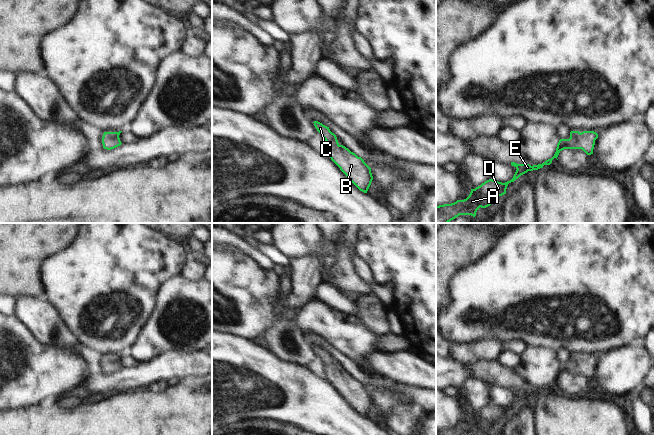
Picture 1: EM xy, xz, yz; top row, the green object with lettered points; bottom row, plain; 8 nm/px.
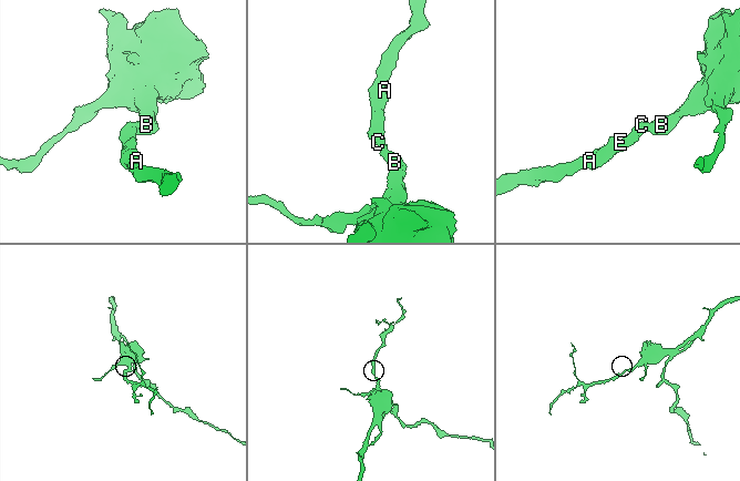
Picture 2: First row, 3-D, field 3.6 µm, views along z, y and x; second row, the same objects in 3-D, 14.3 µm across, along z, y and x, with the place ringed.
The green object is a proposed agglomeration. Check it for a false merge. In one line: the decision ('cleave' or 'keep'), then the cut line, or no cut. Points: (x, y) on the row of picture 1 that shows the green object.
keep | no cut

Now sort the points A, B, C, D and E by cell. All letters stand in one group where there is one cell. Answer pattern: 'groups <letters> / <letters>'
groups A B C D E

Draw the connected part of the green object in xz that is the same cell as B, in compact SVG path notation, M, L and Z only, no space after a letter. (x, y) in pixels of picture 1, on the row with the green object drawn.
M318 121L313 123L327 142L327 155L360 191L367 193L373 180L371 168L361 157L358 157L345 146L340 145L336 135L330 131L329 127Z

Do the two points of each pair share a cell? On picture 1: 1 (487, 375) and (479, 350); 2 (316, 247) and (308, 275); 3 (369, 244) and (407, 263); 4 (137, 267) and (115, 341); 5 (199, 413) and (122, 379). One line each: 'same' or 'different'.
1: different
2: different
3: same
4: same
5: different

